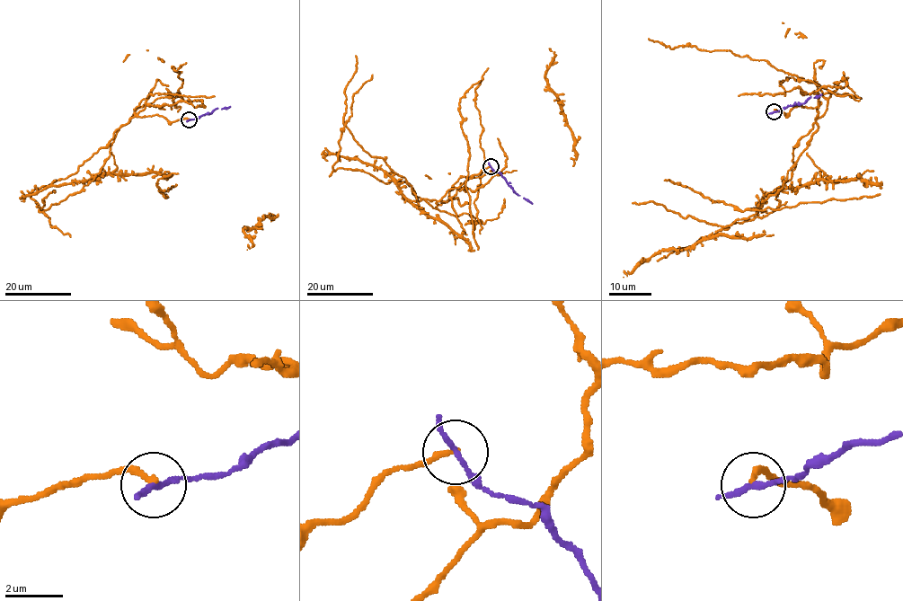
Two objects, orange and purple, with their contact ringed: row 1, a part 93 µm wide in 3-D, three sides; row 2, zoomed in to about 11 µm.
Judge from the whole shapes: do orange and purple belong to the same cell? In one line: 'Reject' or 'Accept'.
Reject

